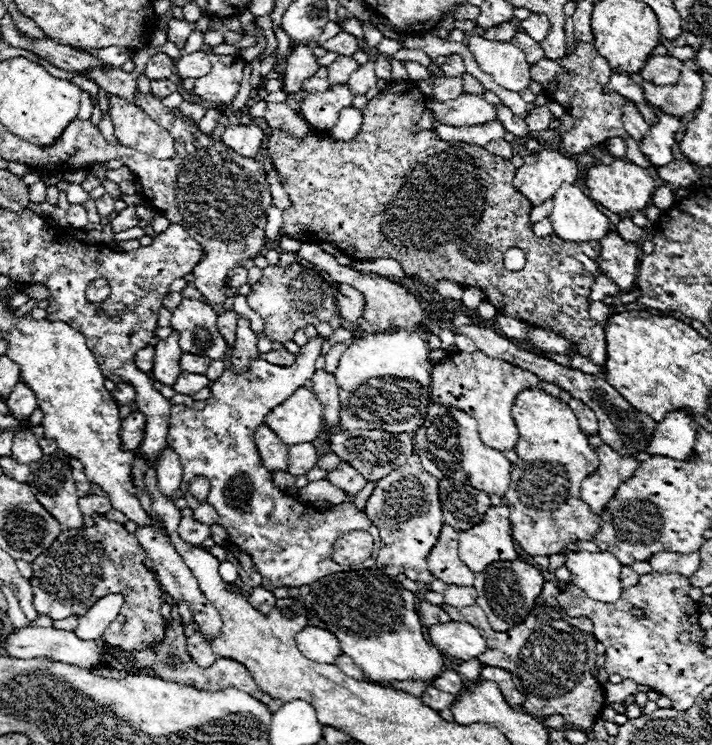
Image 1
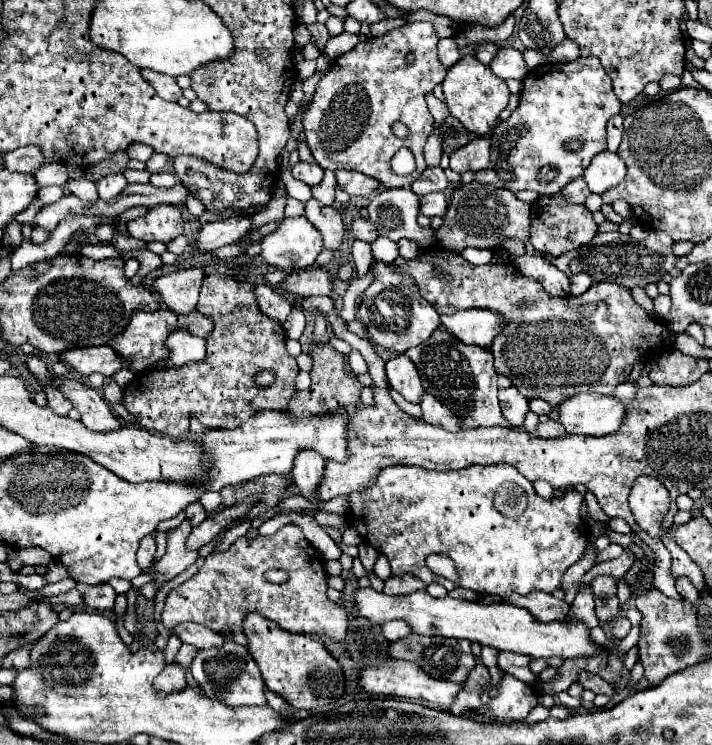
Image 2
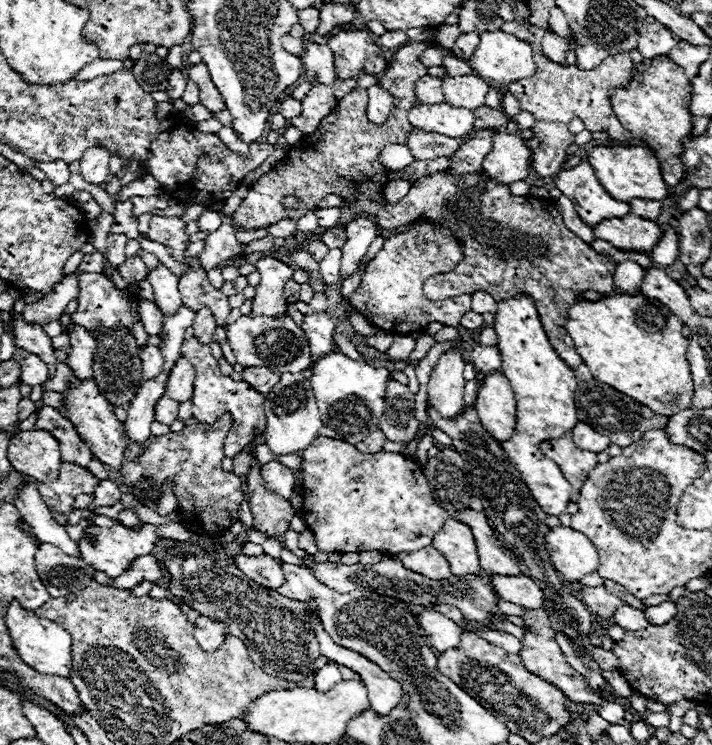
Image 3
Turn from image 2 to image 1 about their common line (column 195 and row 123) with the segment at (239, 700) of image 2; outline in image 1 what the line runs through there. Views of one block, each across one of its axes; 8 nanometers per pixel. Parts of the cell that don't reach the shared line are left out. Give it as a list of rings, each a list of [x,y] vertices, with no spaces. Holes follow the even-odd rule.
[[[656,110],[656,114],[658,114],[658,124],[652,126],[648,136],[642,138],[638,146],[652,166],[666,166],[674,160],[672,142],[674,142],[674,130],[680,126],[680,118],[666,116],[660,110]]]

